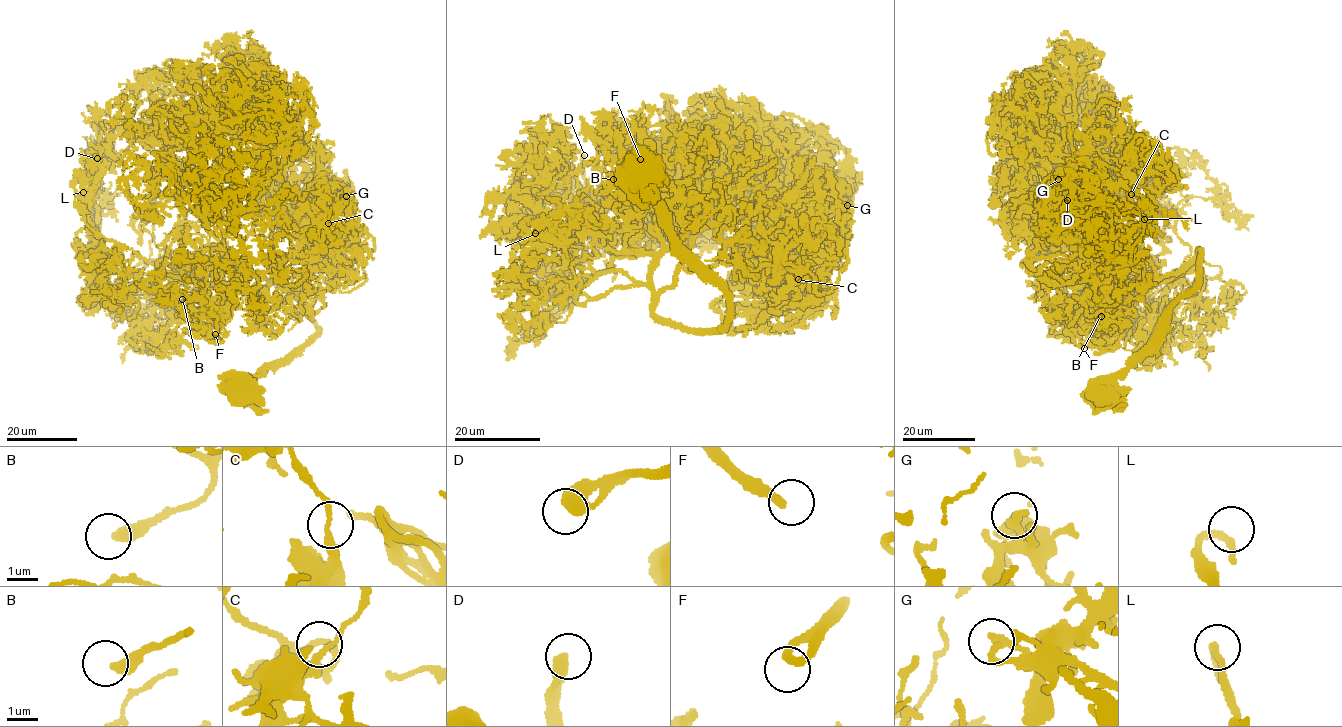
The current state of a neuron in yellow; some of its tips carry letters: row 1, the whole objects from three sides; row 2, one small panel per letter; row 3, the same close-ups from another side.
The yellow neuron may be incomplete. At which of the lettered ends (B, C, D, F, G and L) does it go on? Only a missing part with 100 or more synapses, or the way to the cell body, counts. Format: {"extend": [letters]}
{"extend": ["B"]}

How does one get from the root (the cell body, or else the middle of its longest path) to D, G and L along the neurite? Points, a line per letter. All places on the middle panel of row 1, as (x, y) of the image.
D: (644, 177), (723, 329), (662, 323), (654, 256), (606, 244), (568, 166), (537, 179), (580, 212), (584, 155)
G: (644, 177), (724, 291), (726, 326), (698, 332), (653, 308), (701, 230), (729, 209), (847, 205)
L: (644, 177), (723, 329), (655, 316), (654, 256), (606, 244), (568, 166), (535, 233)

